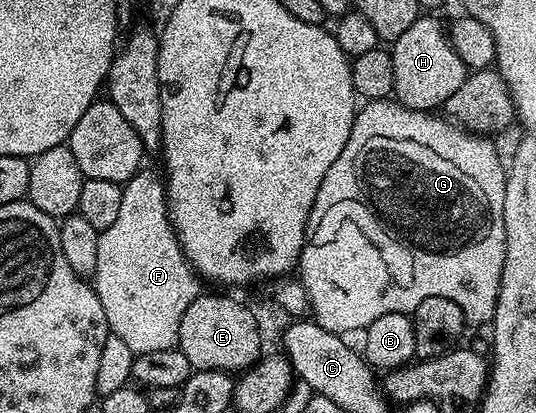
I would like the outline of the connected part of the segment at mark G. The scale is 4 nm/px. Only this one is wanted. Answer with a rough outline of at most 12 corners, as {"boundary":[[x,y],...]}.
{"boundary":[[395,100],[357,109],[299,281],[363,332],[491,323],[506,166]]}

